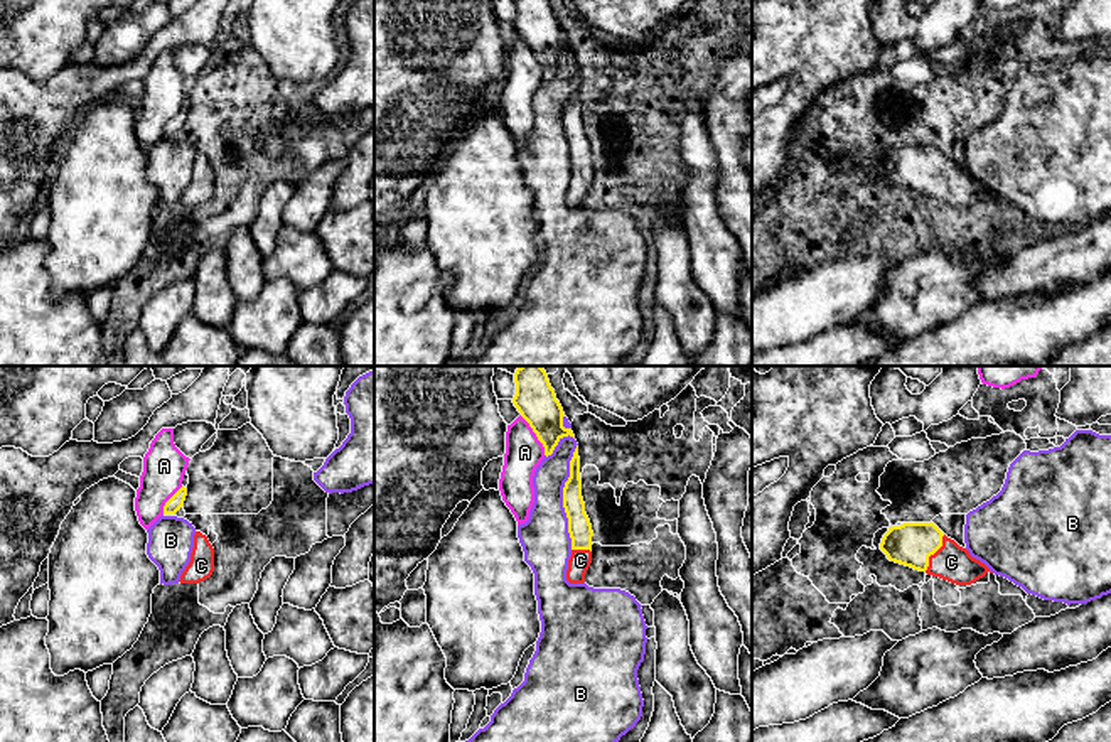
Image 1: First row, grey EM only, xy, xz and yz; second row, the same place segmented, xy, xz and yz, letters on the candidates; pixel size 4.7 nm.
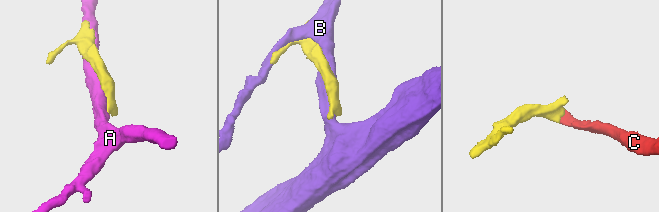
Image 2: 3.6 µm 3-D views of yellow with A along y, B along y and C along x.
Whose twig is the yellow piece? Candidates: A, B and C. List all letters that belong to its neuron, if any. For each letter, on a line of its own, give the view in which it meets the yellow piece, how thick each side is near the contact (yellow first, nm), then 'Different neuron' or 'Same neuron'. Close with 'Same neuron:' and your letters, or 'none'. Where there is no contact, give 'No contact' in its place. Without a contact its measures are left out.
A: Touches yellow in xz. Thickness 200 nm (yellow) against 180 nm. Different neuron
B: Touches yellow in xz. Thickness 110 nm (yellow) against 240 nm. Different neuron
C: Touches yellow in yz. Thickness 200 nm (yellow) against 180 nm. Same neuron
Same neuron: C

